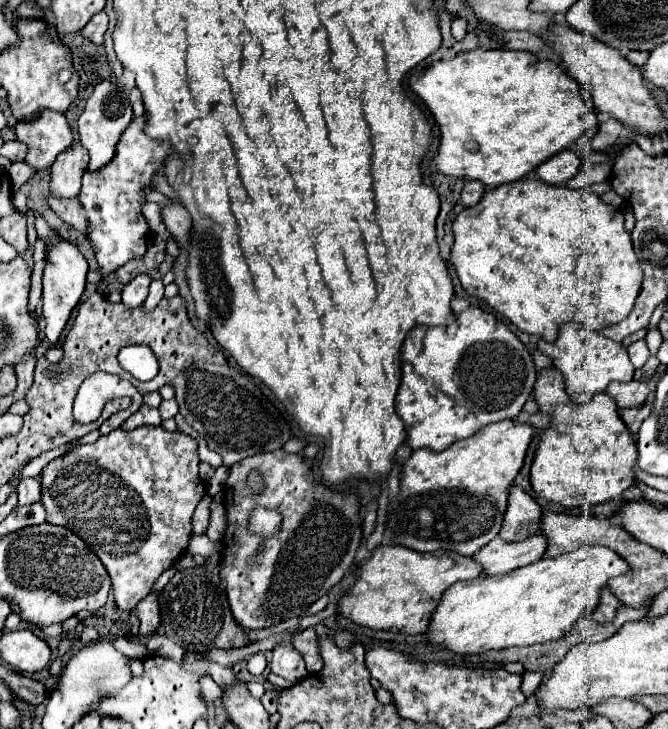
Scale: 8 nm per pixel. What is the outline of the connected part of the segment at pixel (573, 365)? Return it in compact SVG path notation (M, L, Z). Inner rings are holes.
M566 322L560 326L556 342L538 342L538 350L546 354L554 366L564 374L566 392L574 402L588 402L596 392L604 392L612 380L628 382L634 376L634 366L630 364L628 352L622 344L594 332L578 322Z

